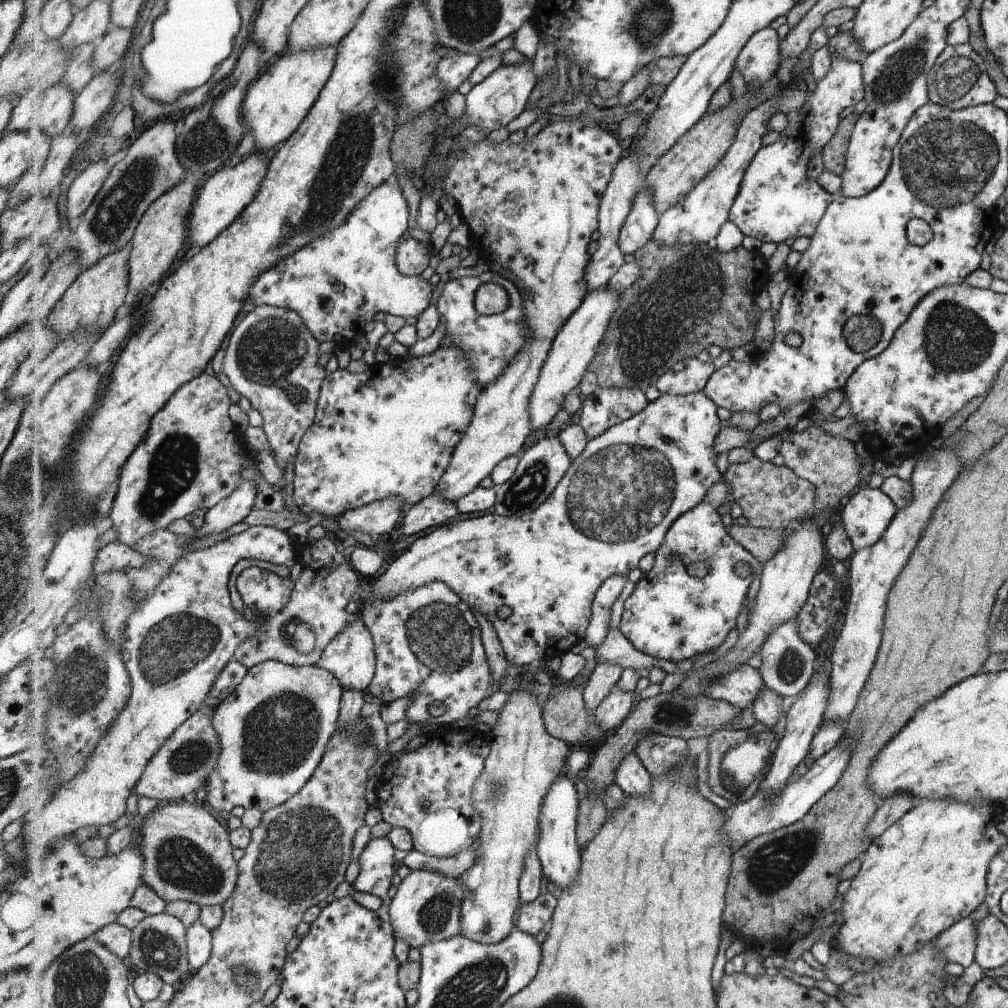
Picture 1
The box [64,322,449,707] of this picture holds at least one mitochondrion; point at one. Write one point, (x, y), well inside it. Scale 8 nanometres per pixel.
(172, 648)

